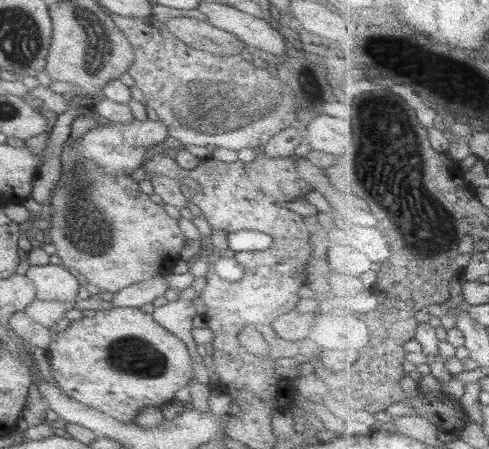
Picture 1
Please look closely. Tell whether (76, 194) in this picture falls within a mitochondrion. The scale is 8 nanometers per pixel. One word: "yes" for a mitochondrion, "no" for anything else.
yes

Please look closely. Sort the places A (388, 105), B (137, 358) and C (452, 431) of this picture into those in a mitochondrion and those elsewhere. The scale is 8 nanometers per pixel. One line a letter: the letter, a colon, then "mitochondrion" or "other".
A: other
B: mitochondrion
C: other

